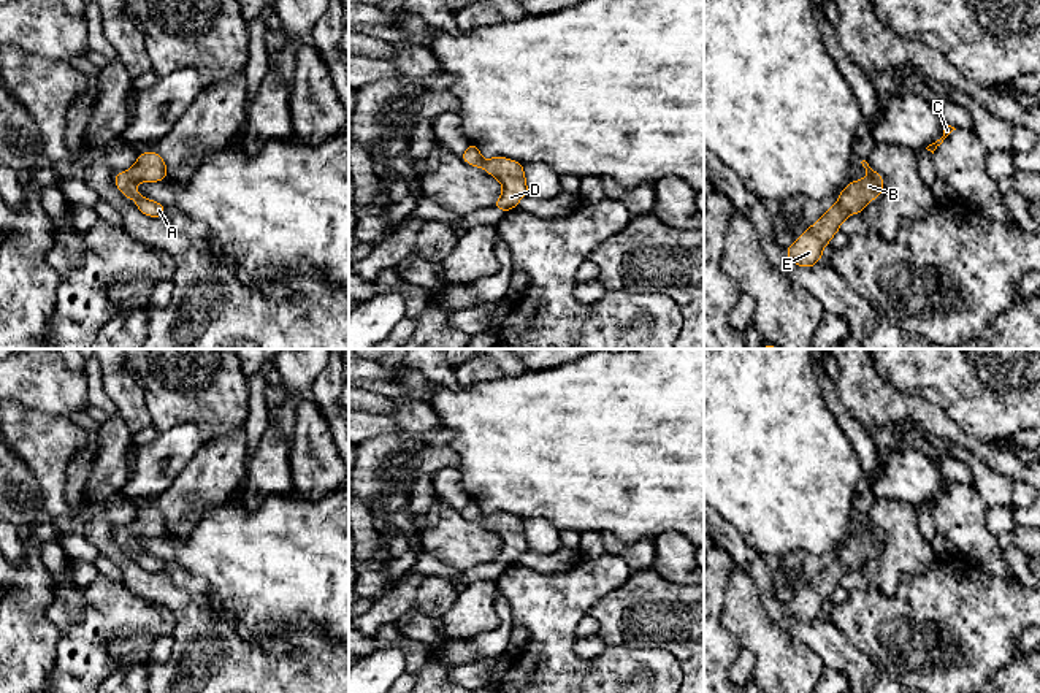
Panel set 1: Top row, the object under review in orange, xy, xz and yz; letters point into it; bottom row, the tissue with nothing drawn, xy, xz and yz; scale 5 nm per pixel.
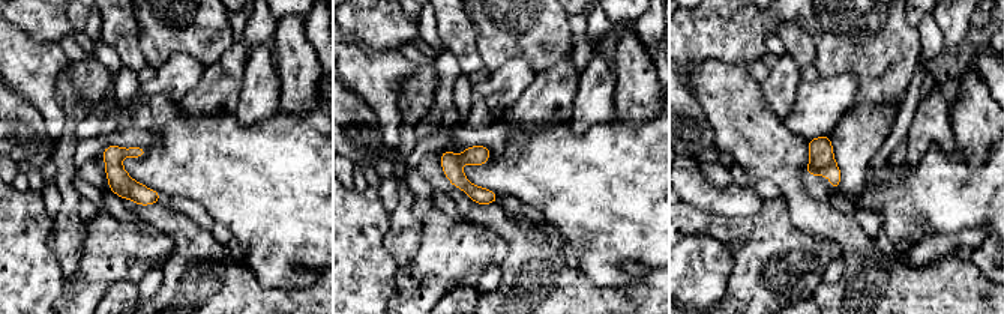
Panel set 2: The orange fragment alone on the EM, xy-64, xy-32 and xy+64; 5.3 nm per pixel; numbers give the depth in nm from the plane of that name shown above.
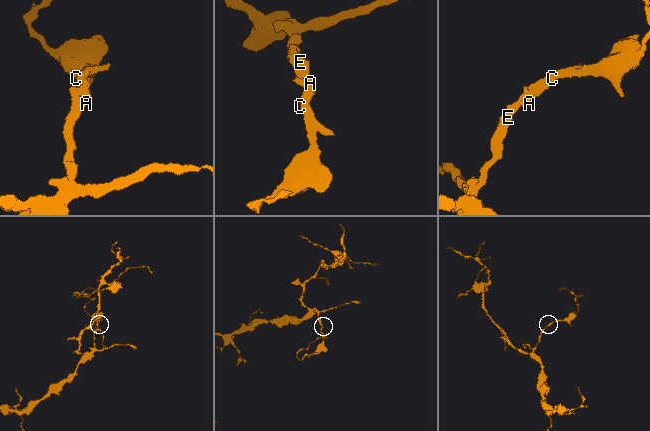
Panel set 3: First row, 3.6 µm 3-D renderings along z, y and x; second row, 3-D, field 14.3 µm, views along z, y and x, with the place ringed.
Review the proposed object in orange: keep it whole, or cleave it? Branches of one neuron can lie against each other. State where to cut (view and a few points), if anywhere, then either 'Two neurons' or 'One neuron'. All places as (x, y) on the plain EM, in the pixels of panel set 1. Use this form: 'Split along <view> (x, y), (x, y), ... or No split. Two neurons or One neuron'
No split. One neuron

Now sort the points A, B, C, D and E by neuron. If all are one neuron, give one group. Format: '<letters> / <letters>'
A B C D E

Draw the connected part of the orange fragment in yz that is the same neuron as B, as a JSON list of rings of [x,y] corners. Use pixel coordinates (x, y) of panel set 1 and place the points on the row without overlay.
[[[858,514],[869,531],[850,538],[839,550],[839,557],[807,584],[790,603],[786,612],[799,622],[810,623],[823,612],[823,603],[839,587],[840,579],[851,569],[862,568],[867,558],[883,547],[883,533],[869,522],[869,514]]]

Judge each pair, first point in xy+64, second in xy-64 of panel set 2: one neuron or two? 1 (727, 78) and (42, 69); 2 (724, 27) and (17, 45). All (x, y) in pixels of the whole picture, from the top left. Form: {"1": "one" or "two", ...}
{"1": "one", "2": "two"}

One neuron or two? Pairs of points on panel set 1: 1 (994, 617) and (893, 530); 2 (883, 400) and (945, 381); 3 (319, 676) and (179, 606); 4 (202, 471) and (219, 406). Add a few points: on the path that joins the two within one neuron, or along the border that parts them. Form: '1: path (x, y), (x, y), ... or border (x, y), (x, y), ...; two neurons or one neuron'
1: border (936, 558), (925, 571), (904, 576), (899, 581); two neurons
2: border (874, 370), (898, 390), (921, 397), (937, 408); two neurons
3: path (284, 676), (251, 676), (213, 641); one neuron
4: border (243, 427), (205, 444); two neurons

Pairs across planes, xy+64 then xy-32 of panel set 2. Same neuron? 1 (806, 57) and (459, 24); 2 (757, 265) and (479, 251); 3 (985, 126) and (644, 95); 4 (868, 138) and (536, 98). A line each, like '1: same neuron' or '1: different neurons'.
1: same neuron
2: same neuron
3: same neuron
4: same neuron

